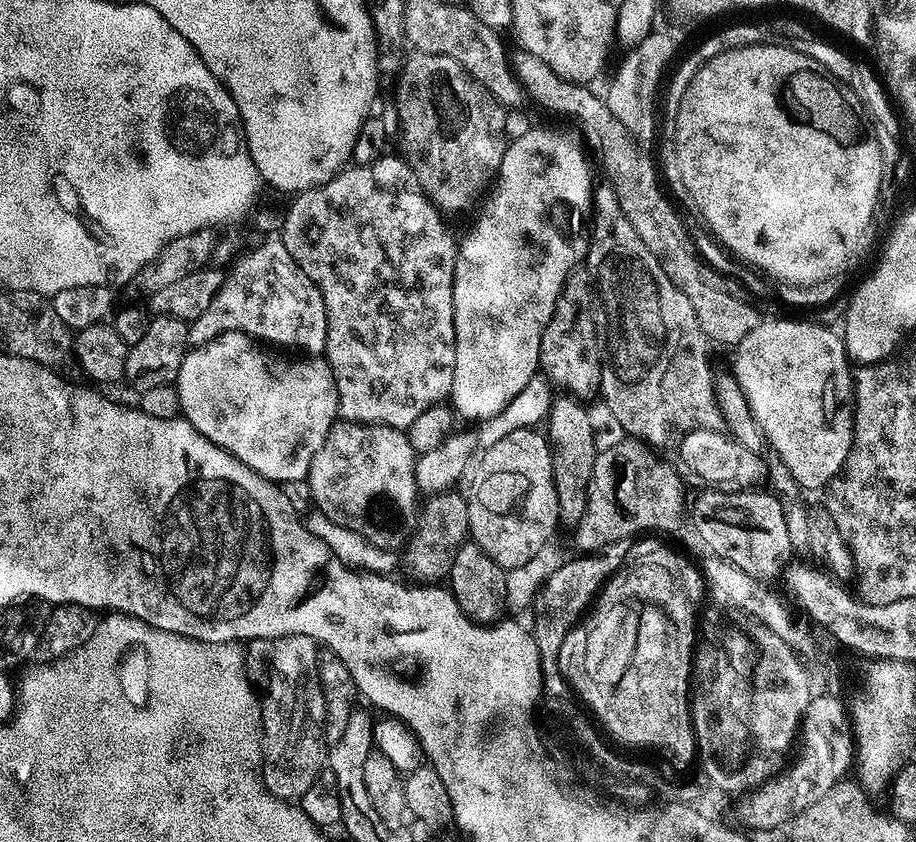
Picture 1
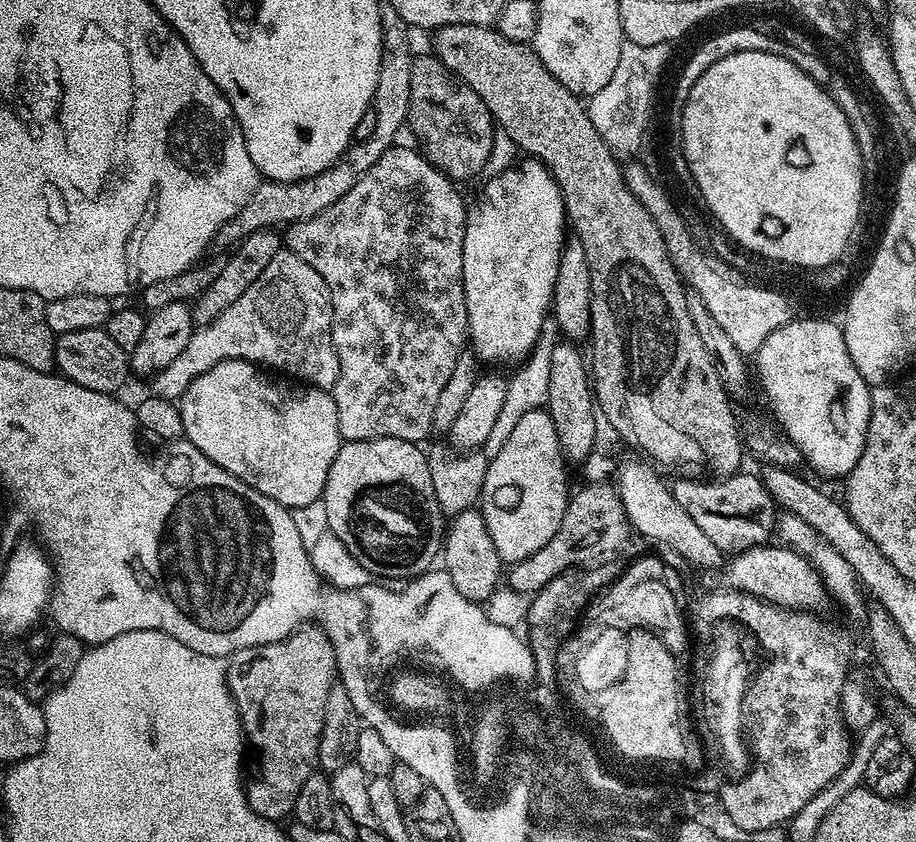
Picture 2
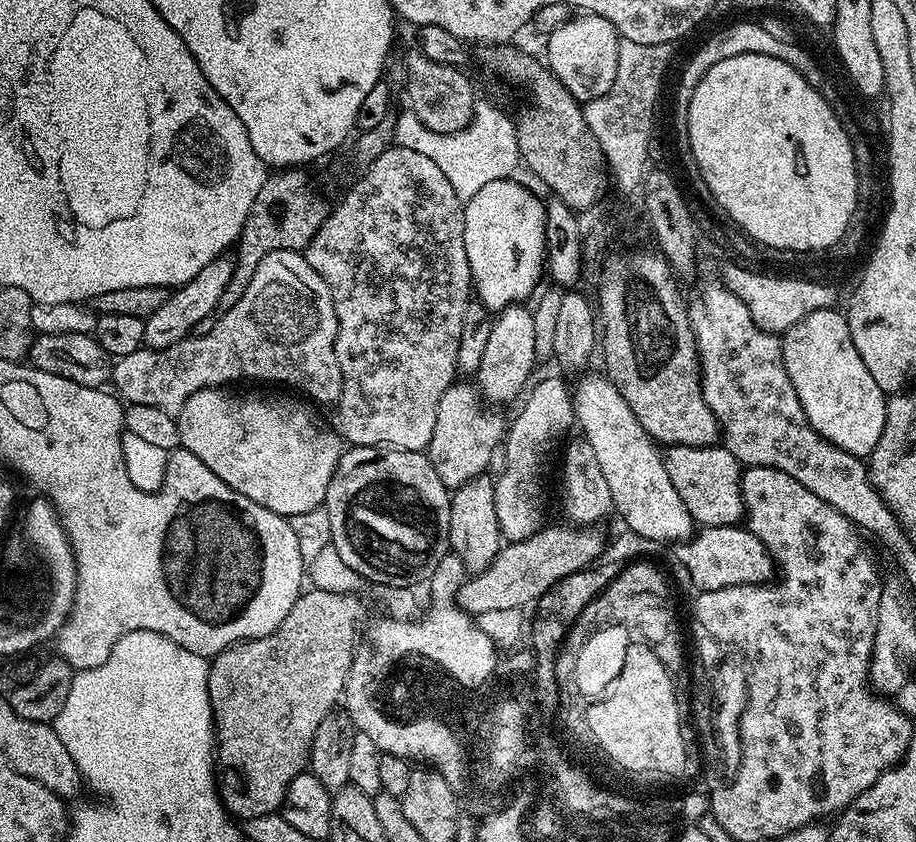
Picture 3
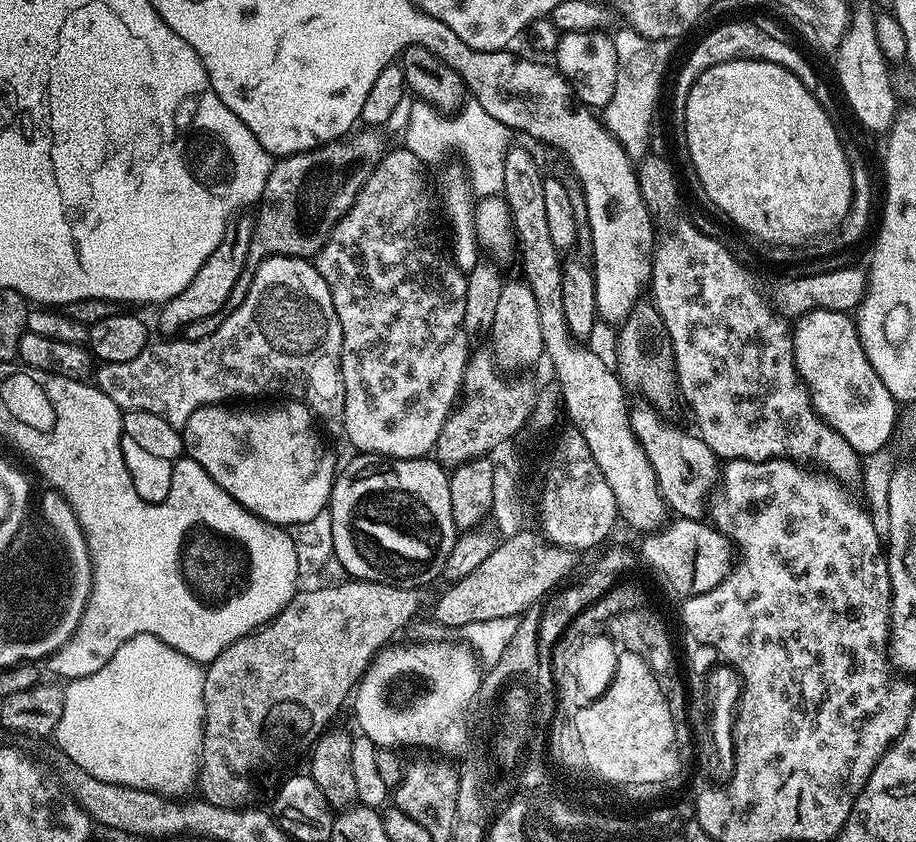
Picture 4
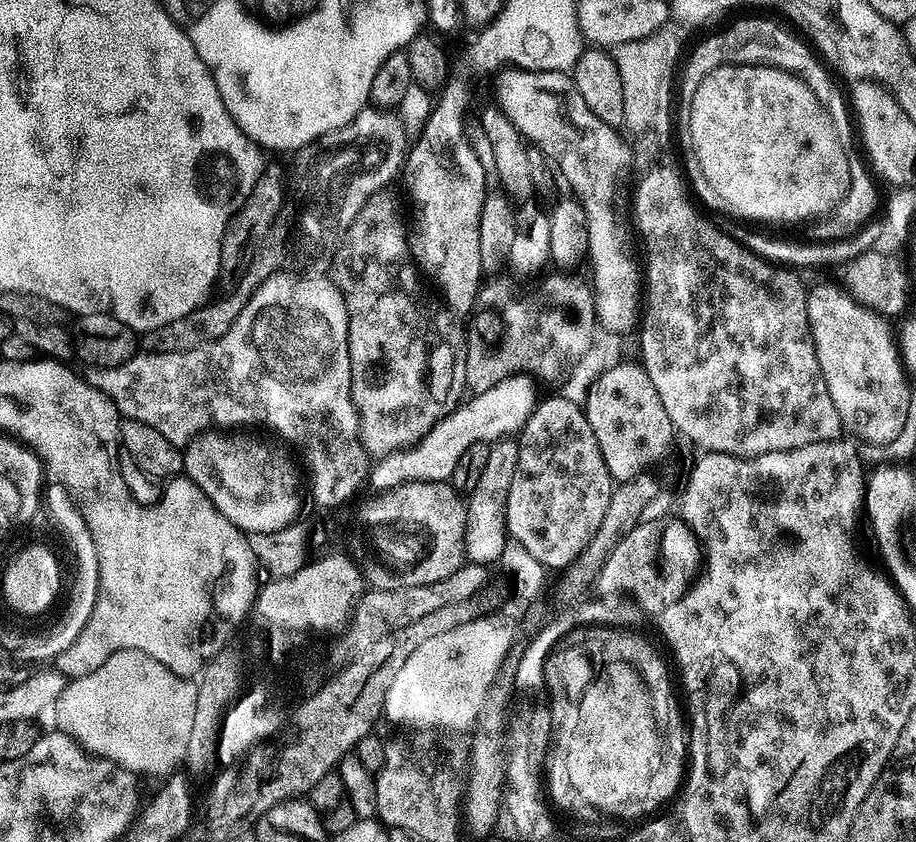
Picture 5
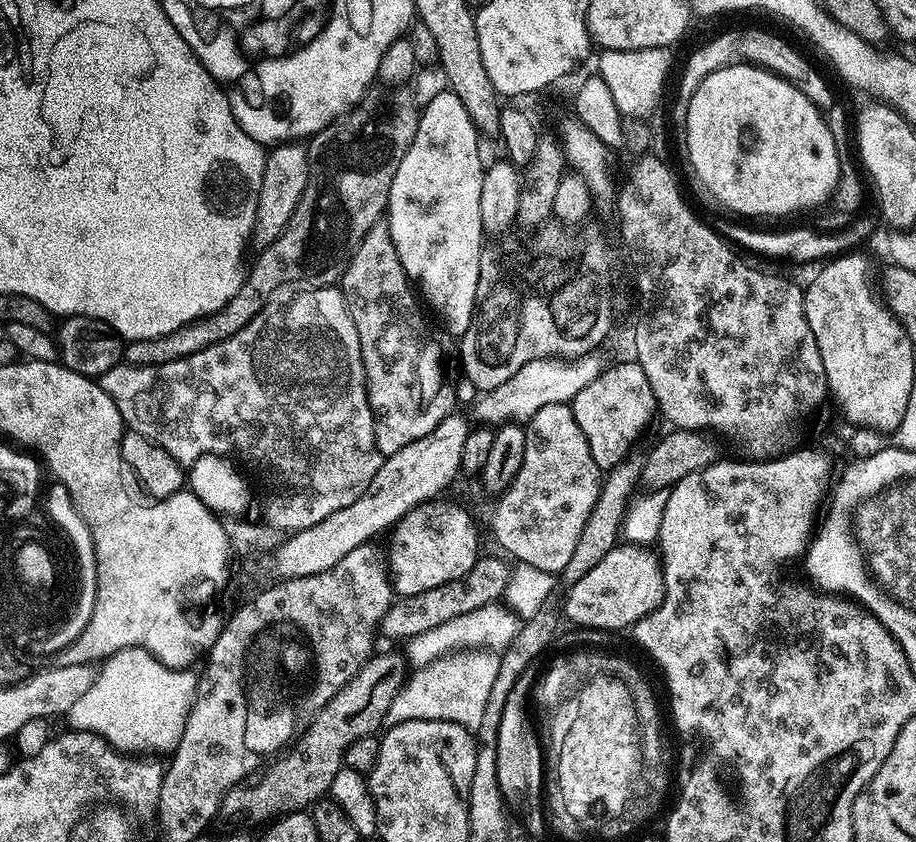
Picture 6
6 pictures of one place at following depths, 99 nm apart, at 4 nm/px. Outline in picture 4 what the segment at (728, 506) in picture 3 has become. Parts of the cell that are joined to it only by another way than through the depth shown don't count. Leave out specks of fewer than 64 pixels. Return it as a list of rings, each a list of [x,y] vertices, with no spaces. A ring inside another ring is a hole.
[[[633,403],[628,413],[632,423],[632,433],[636,441],[642,446],[651,468],[655,472],[659,492],[663,496],[665,505],[681,519],[697,520],[703,517],[706,505],[718,478],[720,464],[718,457],[712,453],[710,446],[695,431],[687,432],[676,424],[667,424],[653,405]]]

